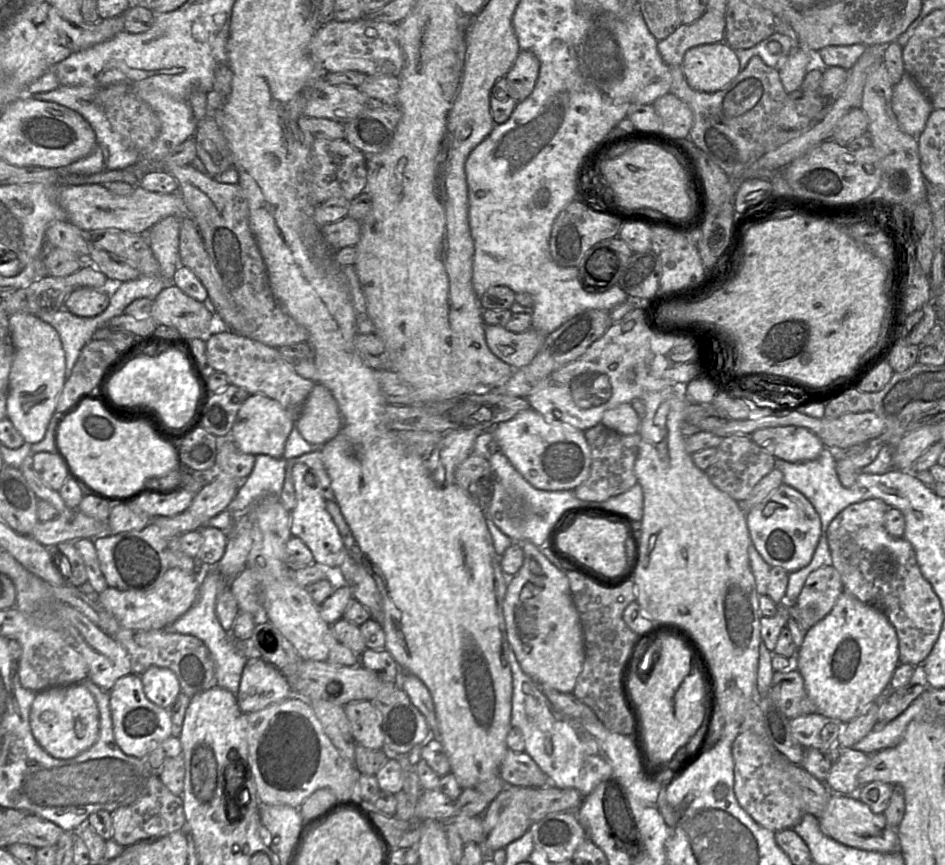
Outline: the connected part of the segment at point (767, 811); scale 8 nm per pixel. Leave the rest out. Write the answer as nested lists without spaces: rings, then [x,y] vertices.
[[[752,731],[740,732],[732,744],[734,760],[734,793],[740,806],[760,826],[778,832],[794,828],[804,813],[800,809],[800,789],[791,782],[787,763],[768,739],[760,739]]]

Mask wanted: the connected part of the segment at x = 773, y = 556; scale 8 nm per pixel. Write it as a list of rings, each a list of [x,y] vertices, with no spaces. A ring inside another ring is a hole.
[[[785,483],[747,511],[746,522],[751,542],[762,558],[771,567],[779,566],[787,572],[799,570],[810,563],[821,536],[821,520],[814,506],[802,493]],[[769,501],[781,506],[766,517],[763,509]]]

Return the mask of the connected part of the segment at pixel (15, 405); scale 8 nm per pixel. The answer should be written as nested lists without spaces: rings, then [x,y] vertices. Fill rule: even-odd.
[[[16,312],[9,315],[9,331],[14,346],[14,358],[8,377],[6,418],[21,434],[24,442],[34,444],[44,437],[48,424],[55,414],[57,399],[65,383],[65,354],[57,331],[33,314]]]

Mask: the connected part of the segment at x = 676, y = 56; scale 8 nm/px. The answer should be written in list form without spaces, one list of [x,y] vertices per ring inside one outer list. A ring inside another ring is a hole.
[[[707,9],[692,24],[681,24],[666,39],[658,41],[658,51],[669,67],[681,66],[688,50],[703,44],[724,42],[725,19]]]

